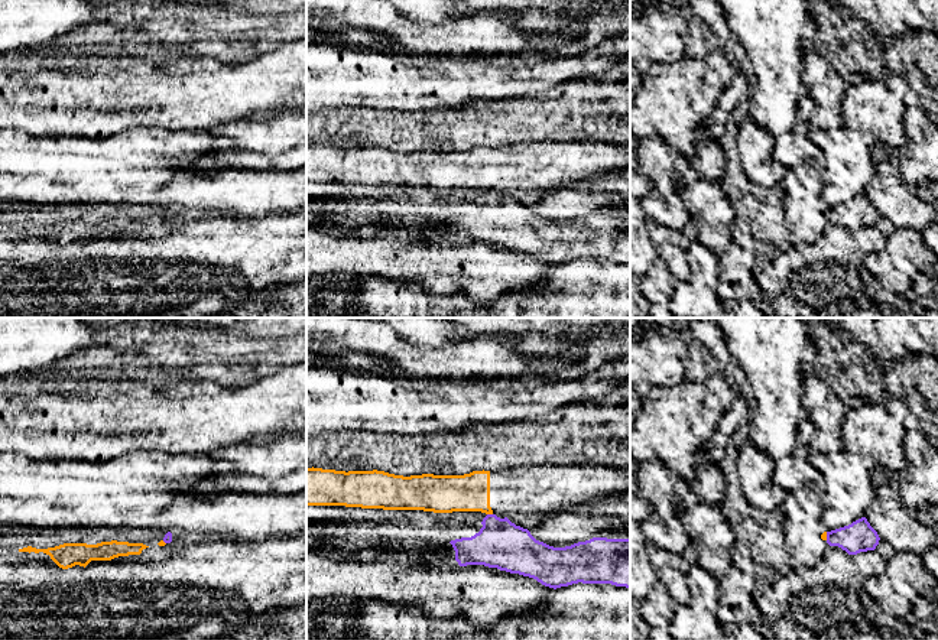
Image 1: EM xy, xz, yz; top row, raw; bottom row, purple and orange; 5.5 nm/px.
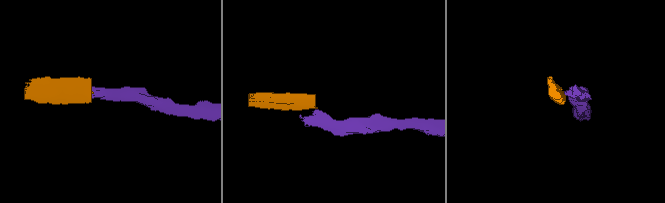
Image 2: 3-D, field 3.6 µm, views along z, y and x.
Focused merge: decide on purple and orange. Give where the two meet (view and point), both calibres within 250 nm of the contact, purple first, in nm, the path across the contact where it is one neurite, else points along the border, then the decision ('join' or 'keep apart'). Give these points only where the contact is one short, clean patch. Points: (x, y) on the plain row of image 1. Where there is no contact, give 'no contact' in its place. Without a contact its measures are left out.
meets purple in xz at (490, 191); 280 nm thick on the purple side, 200 nm on the other; border along xz (487, 189), (492, 191); keep apart

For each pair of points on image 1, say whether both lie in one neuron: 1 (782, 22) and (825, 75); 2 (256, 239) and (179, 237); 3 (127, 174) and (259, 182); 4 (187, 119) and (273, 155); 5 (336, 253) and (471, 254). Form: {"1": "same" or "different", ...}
{"1": "different", "2": "same", "3": "same", "4": "different", "5": "same"}

